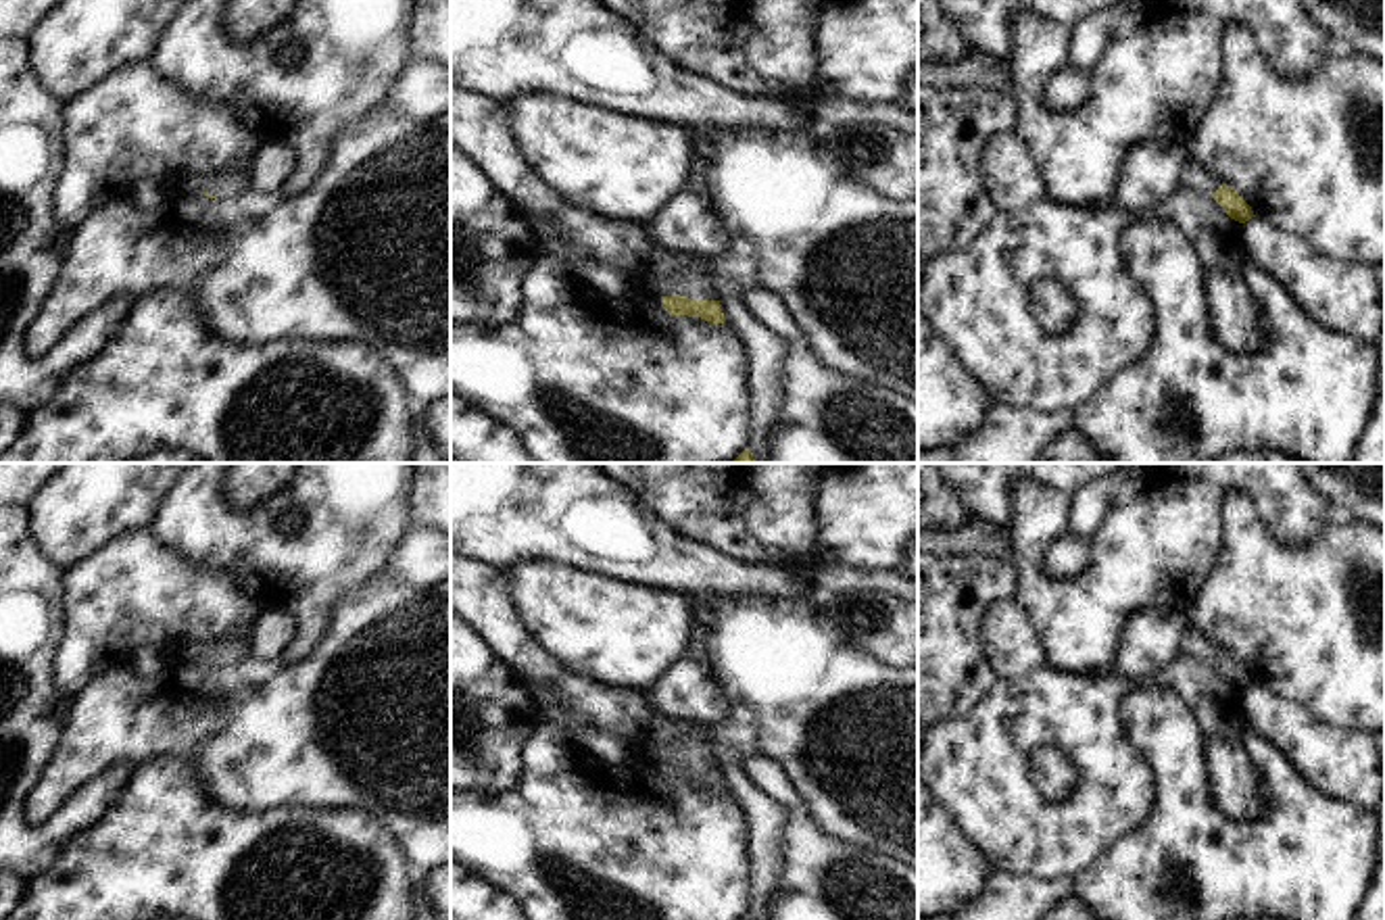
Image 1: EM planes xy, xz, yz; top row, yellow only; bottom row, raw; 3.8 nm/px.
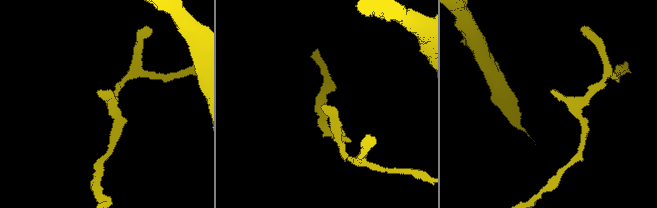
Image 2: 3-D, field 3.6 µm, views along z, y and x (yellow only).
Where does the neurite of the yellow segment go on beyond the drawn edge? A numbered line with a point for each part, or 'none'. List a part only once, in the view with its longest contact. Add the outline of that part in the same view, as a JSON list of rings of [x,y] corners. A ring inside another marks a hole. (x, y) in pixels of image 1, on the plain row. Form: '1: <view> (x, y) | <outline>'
1: xz (693, 747) | [[[688,730],[667,743],[667,757],[663,764],[672,764],[674,759],[688,766],[720,768],[705,730]]]

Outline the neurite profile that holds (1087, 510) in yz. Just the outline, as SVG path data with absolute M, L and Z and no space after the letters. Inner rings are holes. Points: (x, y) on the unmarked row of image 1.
M1126 463L1110 478L1076 492L1070 503L1066 534L1091 544L1112 507L1114 490L1126 482L1139 480L1147 467L1149 463Z

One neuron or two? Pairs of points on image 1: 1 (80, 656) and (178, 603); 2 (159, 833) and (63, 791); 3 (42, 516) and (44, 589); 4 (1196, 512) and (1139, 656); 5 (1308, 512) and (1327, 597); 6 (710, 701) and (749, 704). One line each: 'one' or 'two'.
1: one
2: two
3: two
4: two
5: two
6: two

